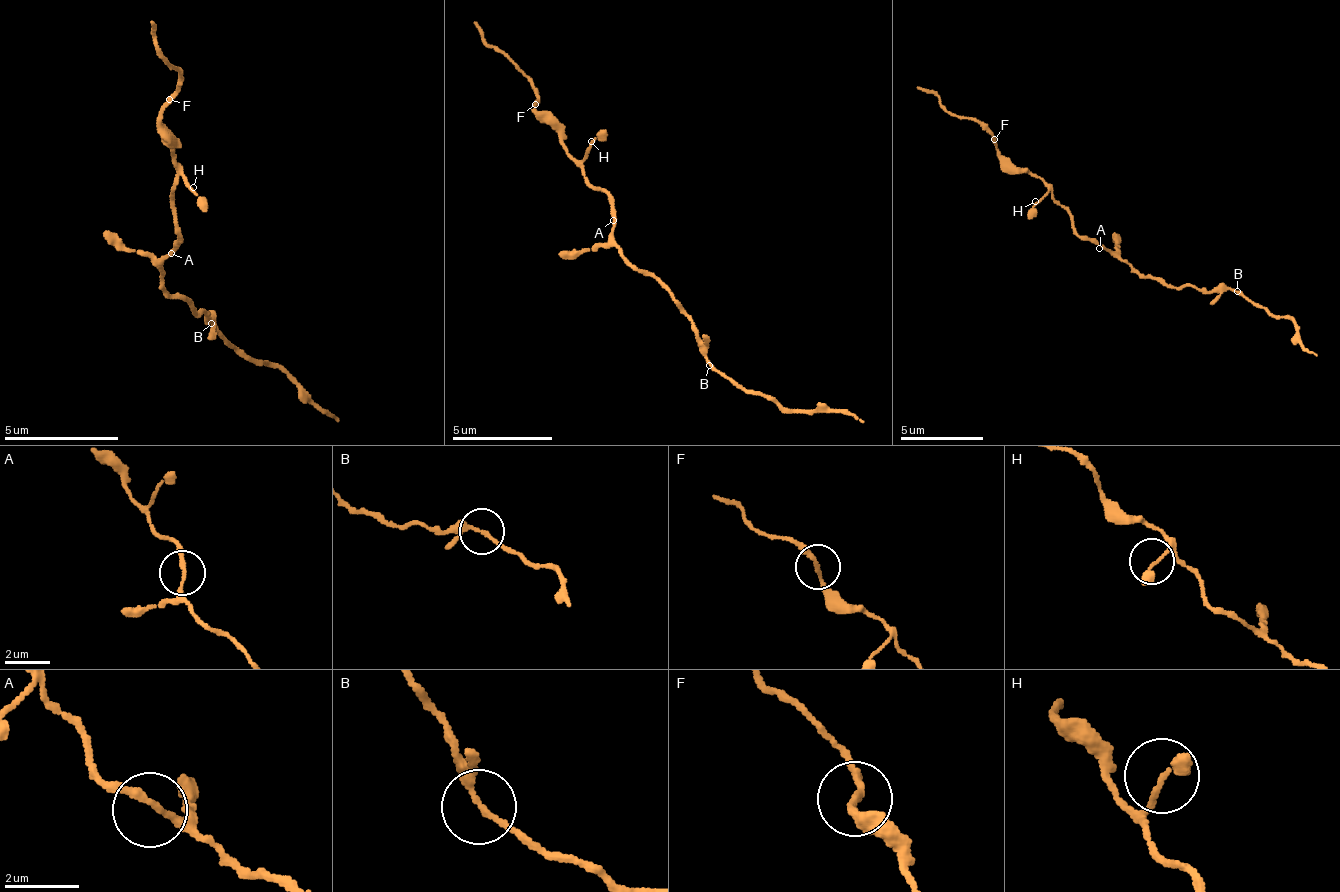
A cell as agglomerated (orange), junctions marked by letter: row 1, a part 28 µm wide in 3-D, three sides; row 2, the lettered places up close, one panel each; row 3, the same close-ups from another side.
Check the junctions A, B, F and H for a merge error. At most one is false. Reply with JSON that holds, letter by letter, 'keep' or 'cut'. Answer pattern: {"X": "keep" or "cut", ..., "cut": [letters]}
{"A": "keep", "B": "keep", "F": "keep", "H": "keep", "cut": []}

